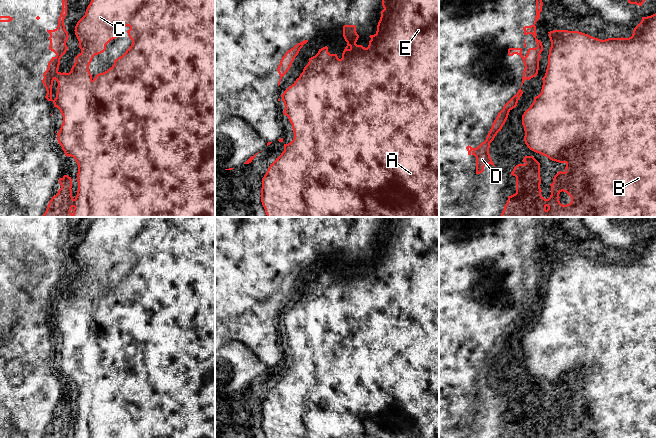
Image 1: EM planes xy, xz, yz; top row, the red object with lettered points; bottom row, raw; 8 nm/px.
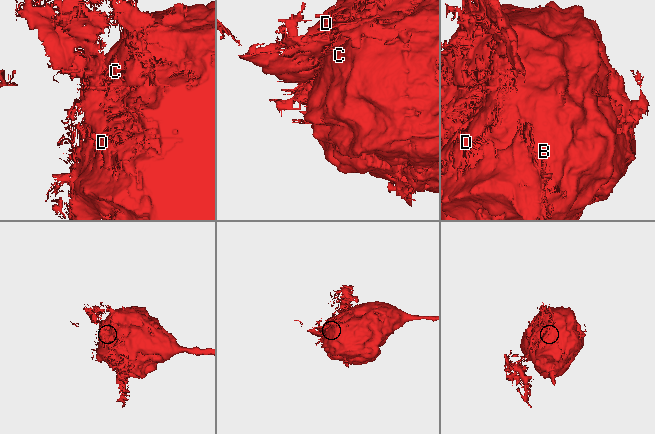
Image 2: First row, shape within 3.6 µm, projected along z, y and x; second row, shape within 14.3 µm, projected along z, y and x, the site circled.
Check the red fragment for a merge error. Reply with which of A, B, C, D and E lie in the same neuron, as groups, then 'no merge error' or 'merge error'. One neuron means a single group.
A B C E / D | merge error

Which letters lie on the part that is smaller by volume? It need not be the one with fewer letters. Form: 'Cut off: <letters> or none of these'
Cut off: D

